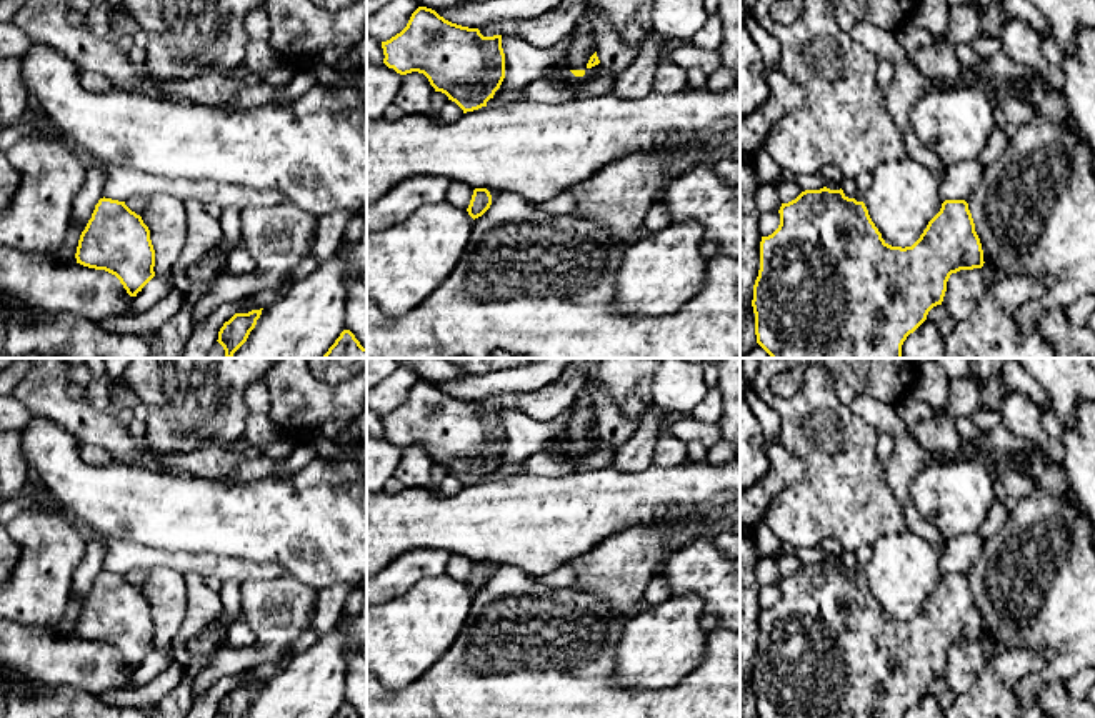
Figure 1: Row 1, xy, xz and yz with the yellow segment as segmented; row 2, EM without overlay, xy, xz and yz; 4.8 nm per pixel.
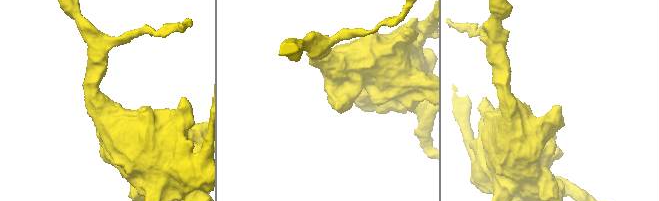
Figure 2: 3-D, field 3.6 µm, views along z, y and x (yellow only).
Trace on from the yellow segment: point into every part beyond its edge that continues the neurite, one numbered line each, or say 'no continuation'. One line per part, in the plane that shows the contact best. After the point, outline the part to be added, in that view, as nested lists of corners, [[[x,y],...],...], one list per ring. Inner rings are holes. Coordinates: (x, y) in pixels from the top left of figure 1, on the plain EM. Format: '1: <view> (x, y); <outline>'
no continuation

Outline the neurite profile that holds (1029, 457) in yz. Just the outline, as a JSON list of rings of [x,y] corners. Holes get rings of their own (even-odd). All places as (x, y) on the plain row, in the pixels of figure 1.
[[[1020,450],[1018,453],[1023,455],[1023,461],[1017,466],[1010,466],[1008,470],[1018,470],[1027,475],[1027,468],[1032,463],[1047,463],[1052,458],[1045,451],[1030,451],[1030,450]]]

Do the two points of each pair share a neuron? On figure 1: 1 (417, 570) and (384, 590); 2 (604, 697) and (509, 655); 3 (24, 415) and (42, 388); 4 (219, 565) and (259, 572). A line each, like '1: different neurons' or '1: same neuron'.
1: same neuron
2: same neuron
3: different neurons
4: same neuron

